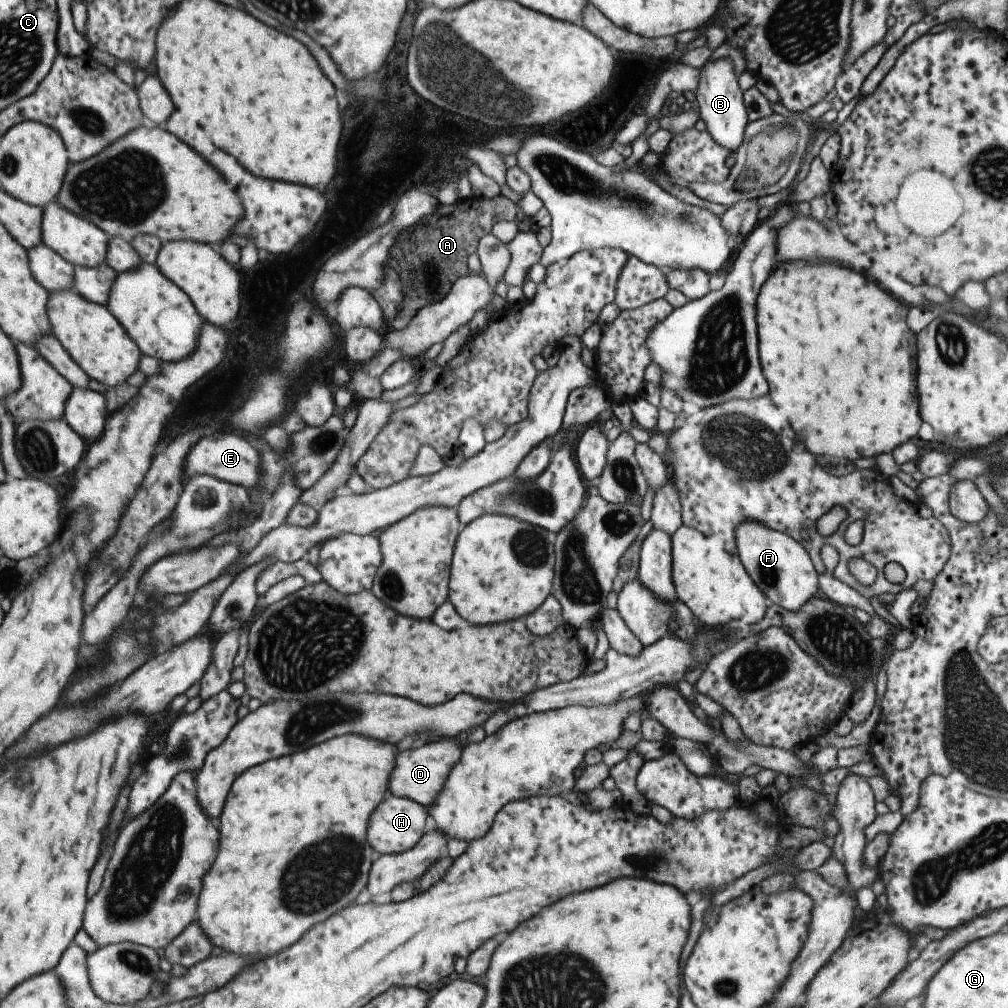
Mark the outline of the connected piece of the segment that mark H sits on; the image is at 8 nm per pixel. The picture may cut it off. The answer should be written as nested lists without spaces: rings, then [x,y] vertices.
[[[387,794],[371,814],[366,831],[366,842],[380,855],[400,854],[418,844],[423,835],[423,827],[428,812],[413,800]]]

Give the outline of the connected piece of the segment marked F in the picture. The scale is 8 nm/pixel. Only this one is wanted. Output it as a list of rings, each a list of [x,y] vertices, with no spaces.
[[[745,519],[734,528],[734,545],[751,582],[758,586],[771,604],[793,612],[819,593],[818,574],[807,551],[787,533],[768,529],[759,521]]]

